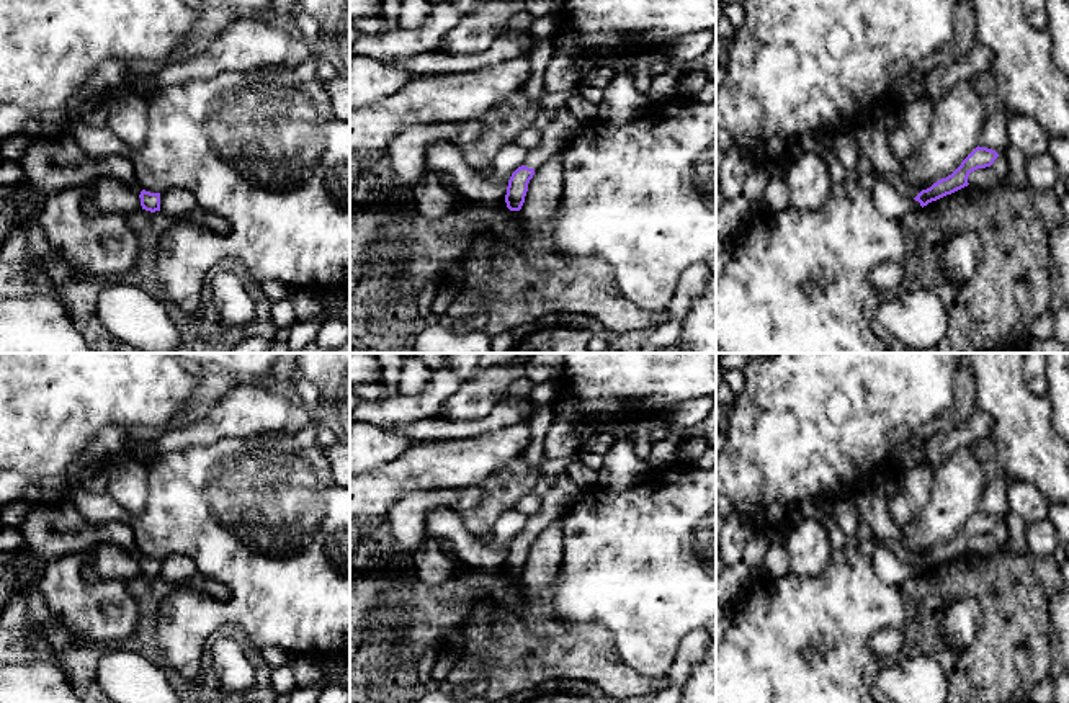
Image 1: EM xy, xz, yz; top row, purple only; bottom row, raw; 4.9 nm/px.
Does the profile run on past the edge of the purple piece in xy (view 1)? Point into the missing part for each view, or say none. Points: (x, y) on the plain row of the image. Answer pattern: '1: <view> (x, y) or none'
1: none

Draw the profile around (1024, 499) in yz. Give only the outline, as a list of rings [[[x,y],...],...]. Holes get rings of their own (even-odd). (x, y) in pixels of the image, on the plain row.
[[[1009,479],[1007,505],[1030,526],[1048,518],[1051,504],[1033,484]]]

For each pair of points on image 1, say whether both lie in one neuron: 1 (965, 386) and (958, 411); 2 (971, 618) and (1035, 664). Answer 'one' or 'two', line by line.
1: one
2: two

